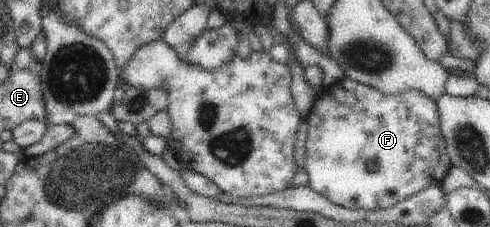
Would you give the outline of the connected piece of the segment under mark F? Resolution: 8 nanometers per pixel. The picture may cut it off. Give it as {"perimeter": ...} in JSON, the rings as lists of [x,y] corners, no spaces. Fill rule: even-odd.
{"perimeter":[[[344,78],[336,81],[330,86],[323,88],[320,96],[314,101],[313,107],[306,118],[308,123],[307,139],[305,143],[305,171],[308,173],[308,186],[325,196],[330,202],[348,208],[348,210],[388,210],[395,207],[403,200],[409,199],[412,195],[418,194],[430,185],[440,185],[444,176],[450,170],[451,158],[447,153],[447,142],[442,136],[439,116],[437,113],[436,101],[422,94],[418,89],[404,91],[399,95],[387,95],[368,85],[360,84],[355,80]]]}

